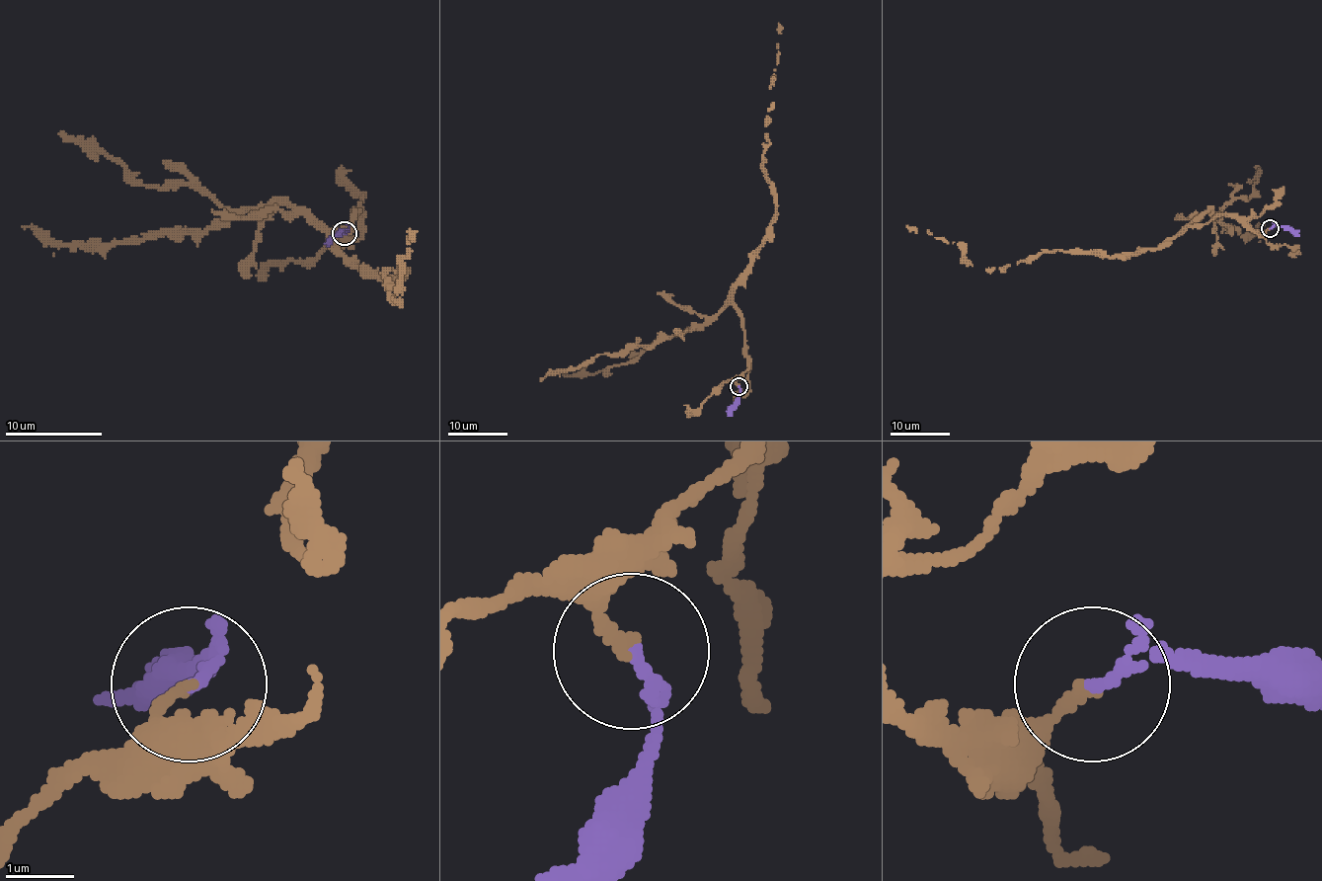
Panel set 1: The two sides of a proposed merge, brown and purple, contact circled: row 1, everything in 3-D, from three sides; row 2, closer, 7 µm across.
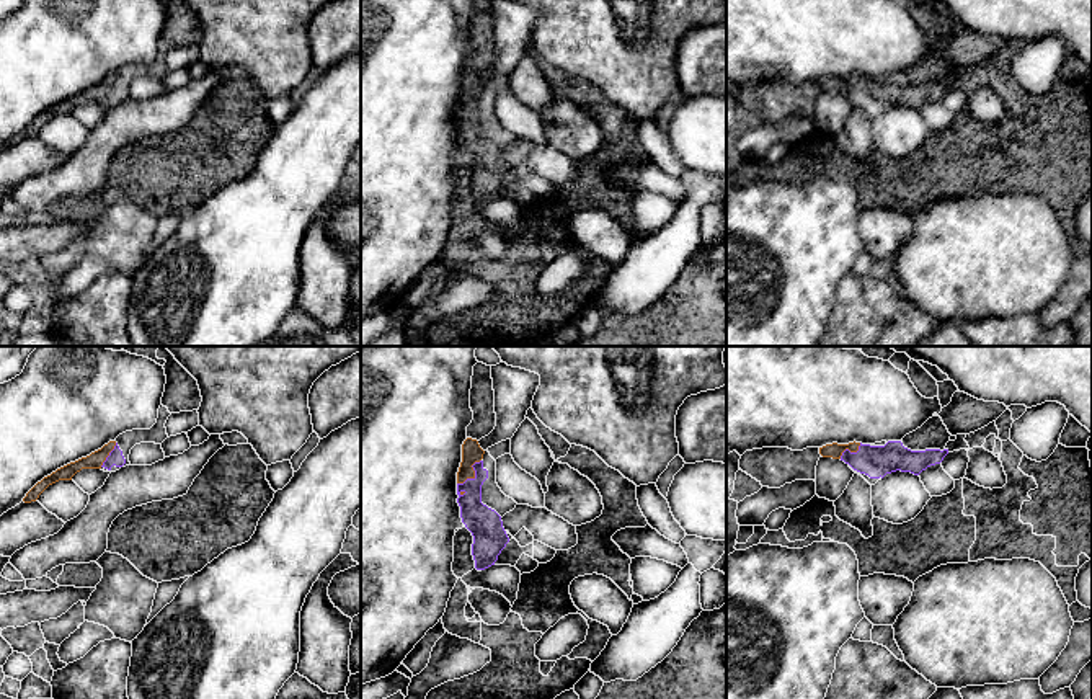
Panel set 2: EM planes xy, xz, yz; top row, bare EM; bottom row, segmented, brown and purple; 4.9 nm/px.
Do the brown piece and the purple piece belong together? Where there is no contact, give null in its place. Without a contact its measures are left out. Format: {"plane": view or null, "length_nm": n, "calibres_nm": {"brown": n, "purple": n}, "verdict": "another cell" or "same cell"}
{"plane": "xz", "length_nm": 170, "calibres_nm": {"brown": 100, "purple": 160}, "verdict": "same cell"}

